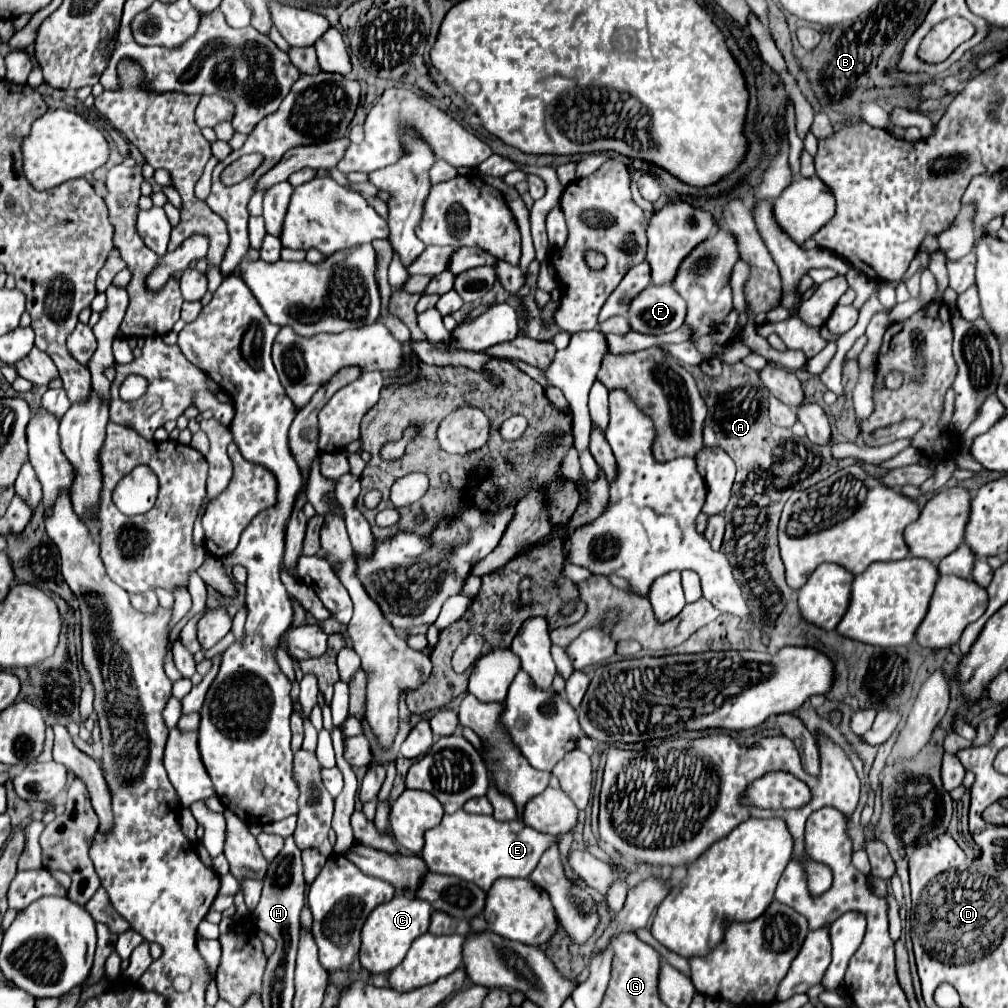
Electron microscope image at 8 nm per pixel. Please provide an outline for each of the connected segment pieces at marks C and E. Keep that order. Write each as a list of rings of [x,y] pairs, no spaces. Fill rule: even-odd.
[[[394,896],[390,902],[376,906],[362,926],[362,946],[358,954],[362,968],[372,974],[390,972],[392,968],[396,968],[406,956],[410,944],[428,930],[430,914],[430,904],[418,902],[418,898],[412,896]]]
[[[458,810],[454,814],[446,814],[438,826],[424,832],[422,860],[426,862],[428,870],[438,874],[454,874],[474,882],[482,890],[488,890],[494,880],[504,876],[528,878],[540,856],[554,844],[554,840],[556,836],[536,832],[520,820],[498,822],[492,816]]]

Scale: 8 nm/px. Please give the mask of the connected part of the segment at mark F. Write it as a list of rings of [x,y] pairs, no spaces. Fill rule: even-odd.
[[[650,284],[630,304],[630,326],[642,334],[666,334],[678,330],[686,318],[686,302],[672,286]]]

